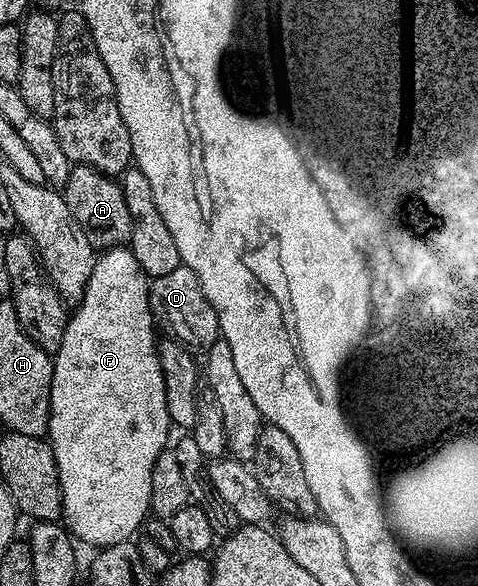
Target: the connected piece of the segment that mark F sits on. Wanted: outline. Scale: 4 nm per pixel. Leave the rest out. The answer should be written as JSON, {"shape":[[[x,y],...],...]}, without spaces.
{"shape":[[[120,246],[118,248],[108,248],[96,259],[93,266],[93,274],[89,278],[89,282],[85,286],[83,291],[82,300],[78,301],[77,307],[79,308],[70,313],[67,325],[65,326],[65,338],[61,338],[61,346],[53,354],[55,365],[53,366],[53,382],[51,383],[51,421],[47,424],[47,430],[49,433],[49,443],[53,454],[55,455],[55,461],[57,462],[57,474],[59,475],[59,485],[61,486],[61,498],[63,499],[63,516],[65,517],[66,527],[69,529],[72,537],[76,541],[82,542],[84,540],[87,544],[95,544],[94,546],[106,546],[108,544],[116,544],[122,540],[131,540],[134,537],[134,532],[144,527],[145,521],[148,519],[151,512],[151,491],[153,490],[153,466],[155,465],[155,459],[163,453],[168,447],[167,435],[173,432],[173,425],[169,418],[169,402],[167,401],[167,379],[163,373],[163,360],[159,356],[159,345],[157,343],[157,335],[155,336],[155,328],[157,332],[157,321],[154,314],[151,313],[151,285],[149,283],[149,277],[143,273],[141,266],[137,262],[137,258],[131,253],[130,247]]]}

